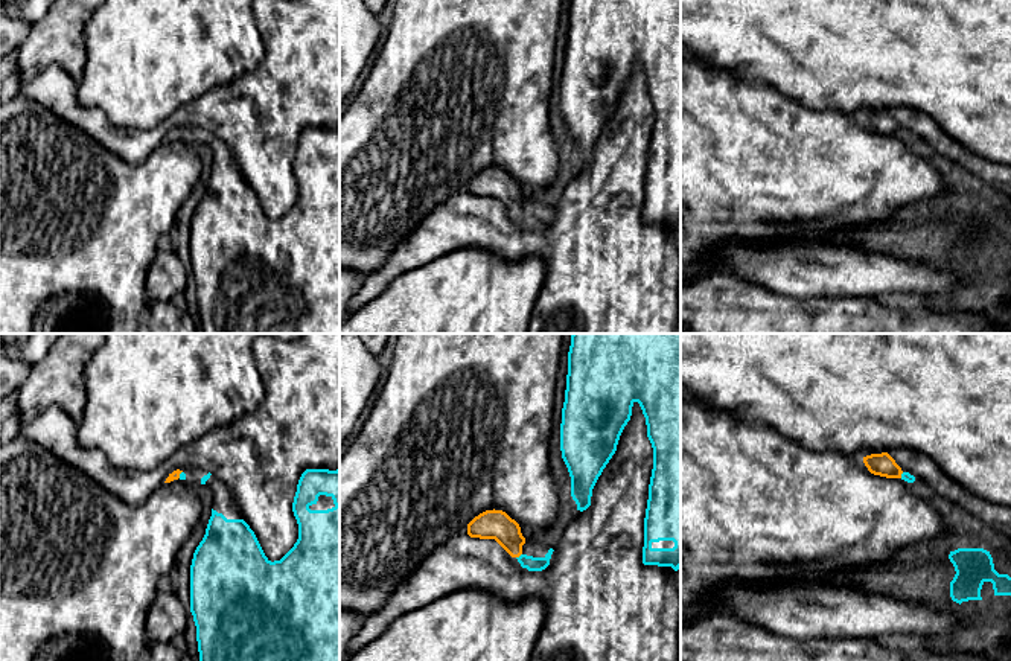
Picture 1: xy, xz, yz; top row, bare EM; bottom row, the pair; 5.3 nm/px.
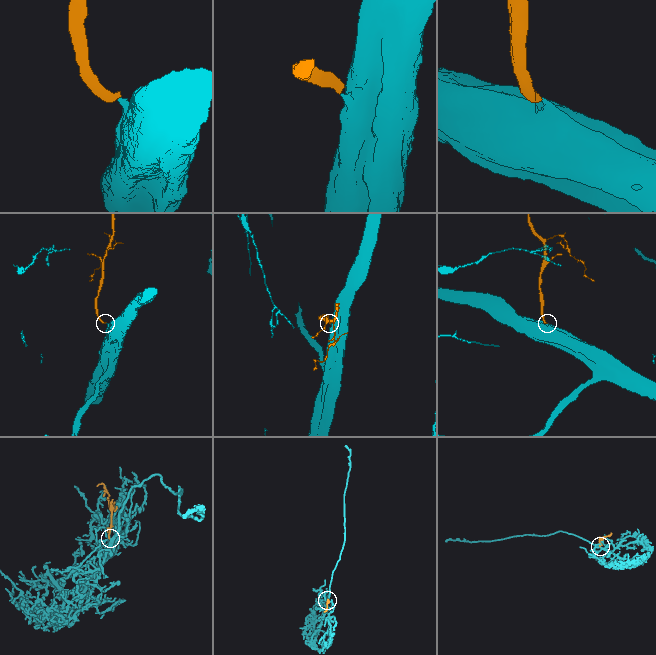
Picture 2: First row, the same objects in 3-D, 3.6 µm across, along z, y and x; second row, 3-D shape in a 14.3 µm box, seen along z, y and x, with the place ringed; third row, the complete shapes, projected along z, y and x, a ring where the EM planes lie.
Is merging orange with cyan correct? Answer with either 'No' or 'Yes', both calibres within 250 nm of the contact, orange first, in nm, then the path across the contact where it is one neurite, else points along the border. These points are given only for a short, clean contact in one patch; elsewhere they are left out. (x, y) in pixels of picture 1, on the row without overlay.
Yes. Thickness 160 nm (orange) against 80 nm. Path across: xz (492, 183), (513, 204), (518, 215), (532, 223)

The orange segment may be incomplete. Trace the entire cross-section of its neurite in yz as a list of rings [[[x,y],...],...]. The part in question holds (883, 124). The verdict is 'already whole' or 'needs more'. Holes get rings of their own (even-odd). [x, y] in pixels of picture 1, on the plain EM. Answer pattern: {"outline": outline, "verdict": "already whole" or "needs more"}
{"outline": [[[888,111],[866,114],[863,116],[863,122],[868,126],[868,129],[874,134],[886,137],[901,137],[907,142],[915,140],[915,136],[909,131],[903,131],[901,126]]], "verdict": "needs more"}

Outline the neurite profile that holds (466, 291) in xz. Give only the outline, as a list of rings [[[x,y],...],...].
[[[463,248],[394,277],[382,294],[340,324],[340,334],[527,334],[547,276],[541,257],[502,260]]]

